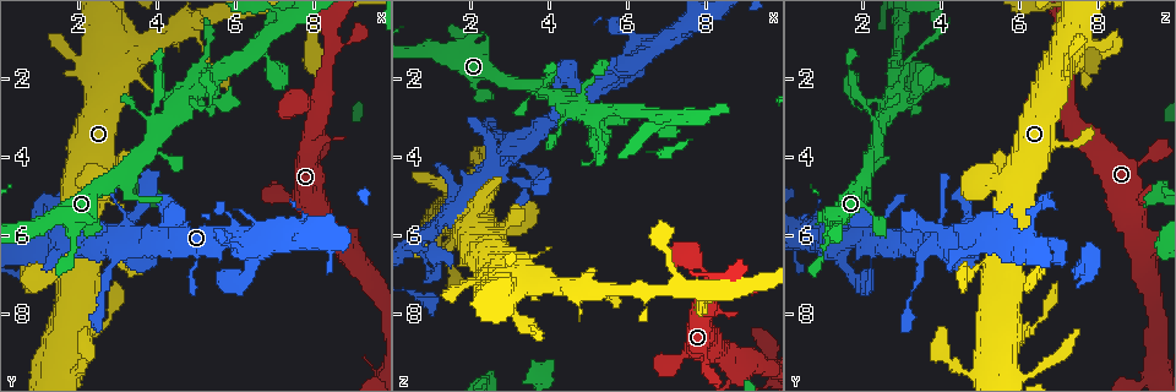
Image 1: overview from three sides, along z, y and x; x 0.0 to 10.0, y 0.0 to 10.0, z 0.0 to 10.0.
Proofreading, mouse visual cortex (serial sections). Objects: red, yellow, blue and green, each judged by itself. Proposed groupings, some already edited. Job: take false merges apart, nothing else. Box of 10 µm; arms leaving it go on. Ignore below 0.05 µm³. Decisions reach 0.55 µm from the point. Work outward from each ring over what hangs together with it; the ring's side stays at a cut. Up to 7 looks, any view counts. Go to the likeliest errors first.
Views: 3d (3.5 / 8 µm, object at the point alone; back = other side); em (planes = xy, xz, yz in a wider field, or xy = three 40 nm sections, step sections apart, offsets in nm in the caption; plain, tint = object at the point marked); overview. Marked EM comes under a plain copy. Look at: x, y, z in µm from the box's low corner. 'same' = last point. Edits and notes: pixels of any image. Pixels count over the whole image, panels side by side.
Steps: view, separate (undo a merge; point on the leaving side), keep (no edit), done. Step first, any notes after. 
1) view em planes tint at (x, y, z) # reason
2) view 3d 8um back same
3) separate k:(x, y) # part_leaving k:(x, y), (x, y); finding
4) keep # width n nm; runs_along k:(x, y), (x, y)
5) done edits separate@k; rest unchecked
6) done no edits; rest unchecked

view 3d 3.5um at (5.25, 2.75, 1.85) # abrupt turn

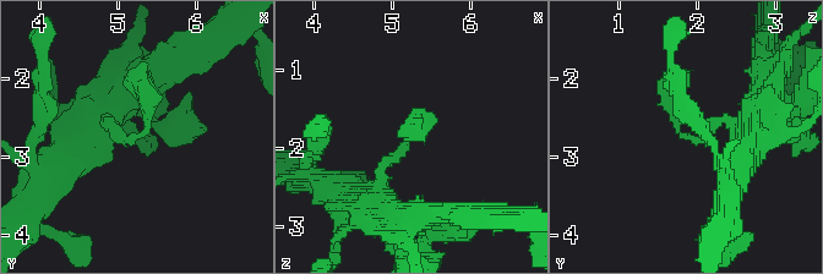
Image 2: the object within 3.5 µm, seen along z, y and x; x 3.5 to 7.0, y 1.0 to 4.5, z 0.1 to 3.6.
view em xy step 3 tint at (5.30, 2.75, 1.80)

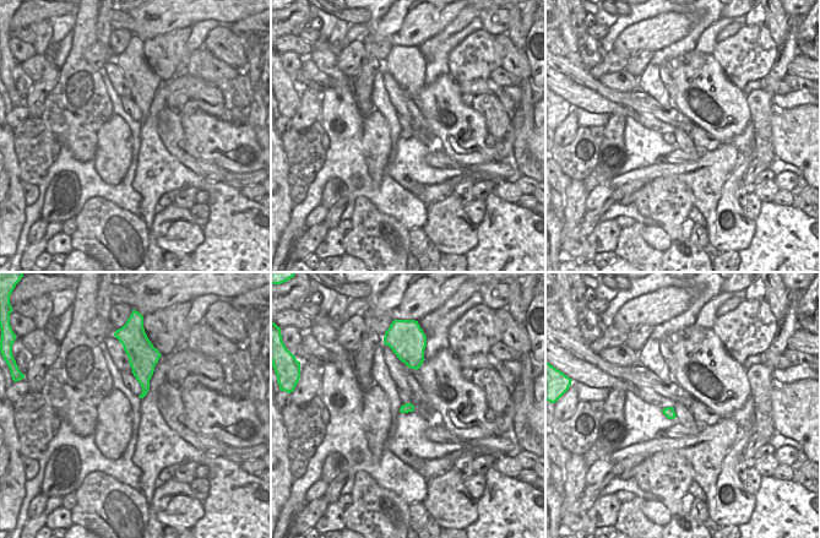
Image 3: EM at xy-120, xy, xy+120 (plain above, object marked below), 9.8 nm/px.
keep # runs_along 2:(377, 191), (381, 165), (423, 119); all the same cell

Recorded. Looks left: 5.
view 3d 3.5um at (7.25, 0.60, 3.00) # calibre changes

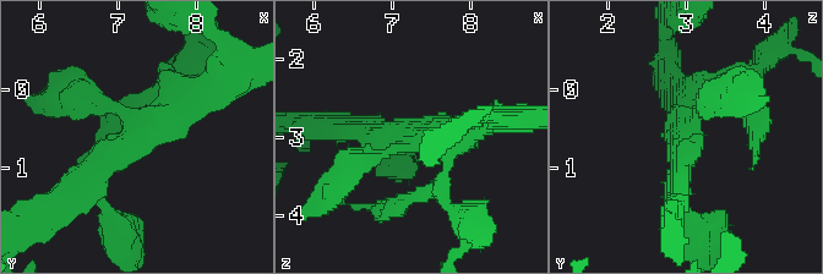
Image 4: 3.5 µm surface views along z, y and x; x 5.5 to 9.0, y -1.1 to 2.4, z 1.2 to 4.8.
view em xy step 2 tint at (7.20, 0.65, 3.05) # arms 3; arm_widths 200, 300, 350 nm

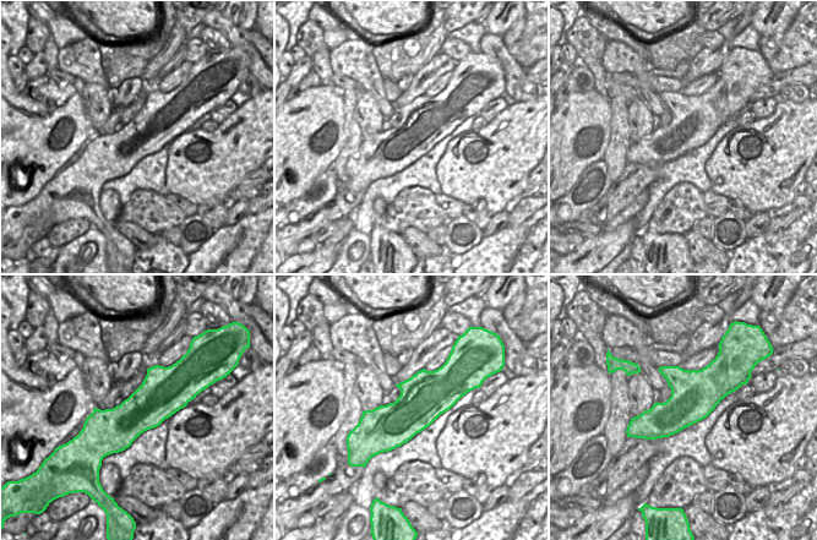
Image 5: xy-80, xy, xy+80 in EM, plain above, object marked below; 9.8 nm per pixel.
keep # width 480 nm; runs_along 4:(75, 201), (131, 141), (199, 92); continuous, no second cell

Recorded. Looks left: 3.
view 3d 8um at (1.50, 9.25, 6.70) # sudden change in width

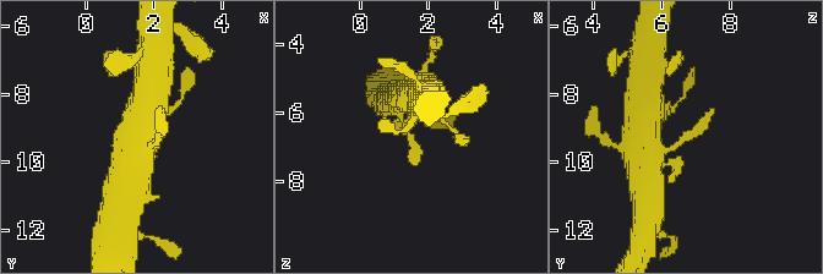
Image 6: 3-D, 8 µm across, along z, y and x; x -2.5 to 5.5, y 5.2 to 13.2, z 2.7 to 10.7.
view 3d 3.5um same

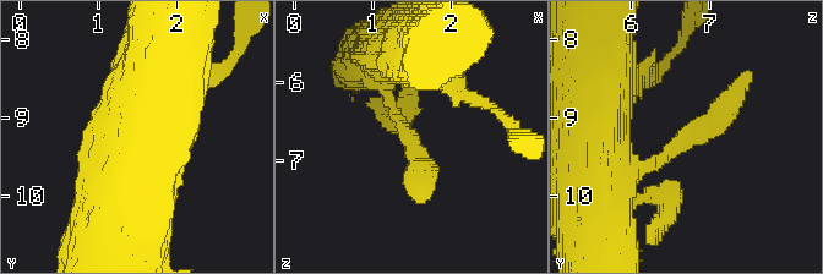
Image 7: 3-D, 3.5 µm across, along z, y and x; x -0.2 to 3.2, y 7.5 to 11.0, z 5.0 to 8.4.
view em xy step 5 tint at (1.45, 9.30, 6.75)

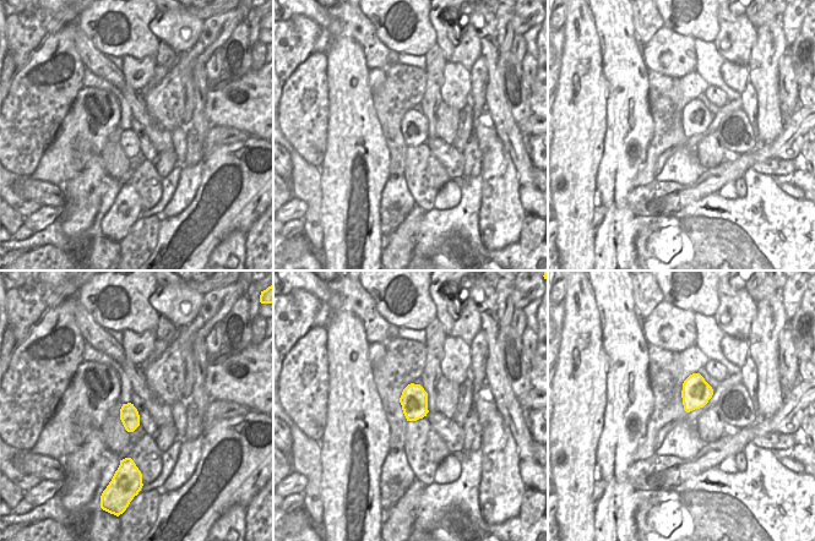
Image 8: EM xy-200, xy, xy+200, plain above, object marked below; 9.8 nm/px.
keep # runs_along 7:(622, 170), (707, 129), (745, 80); one cell here

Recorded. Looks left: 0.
done no edits; rest unchecked

